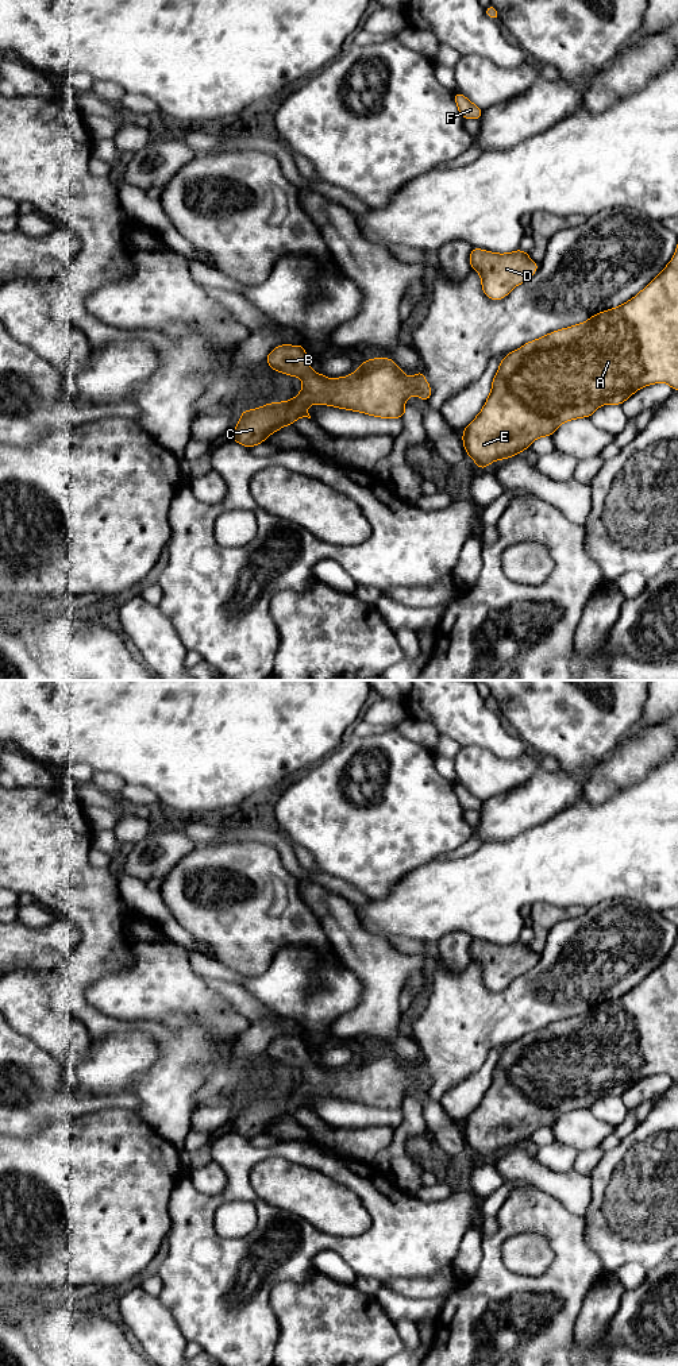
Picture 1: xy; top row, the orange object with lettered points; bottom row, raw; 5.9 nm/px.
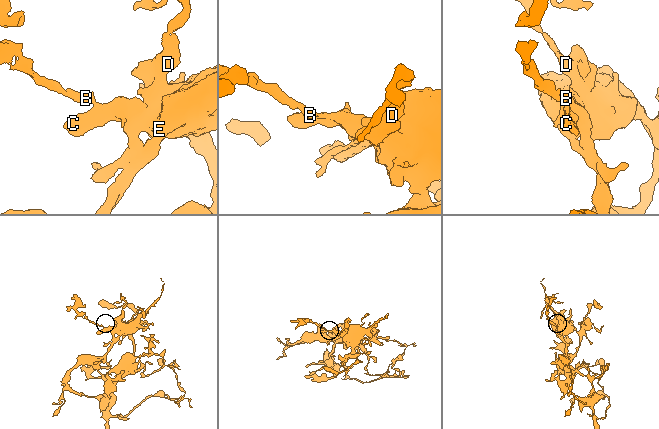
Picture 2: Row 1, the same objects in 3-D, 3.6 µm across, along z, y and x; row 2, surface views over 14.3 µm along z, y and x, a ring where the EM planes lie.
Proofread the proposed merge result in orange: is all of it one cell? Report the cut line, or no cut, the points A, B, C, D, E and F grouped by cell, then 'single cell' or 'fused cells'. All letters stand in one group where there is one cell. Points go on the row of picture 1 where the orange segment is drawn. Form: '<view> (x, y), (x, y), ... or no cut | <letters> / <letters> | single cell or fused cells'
no cut | A B C D E F | single cell

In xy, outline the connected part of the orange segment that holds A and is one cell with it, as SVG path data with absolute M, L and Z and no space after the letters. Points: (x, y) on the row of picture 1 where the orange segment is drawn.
M678 246L663 271L625 304L597 313L582 324L544 335L505 355L486 404L463 431L465 451L484 470L494 460L523 452L542 436L552 436L565 421L590 417L605 404L621 405L639 389L658 382L678 390Z

